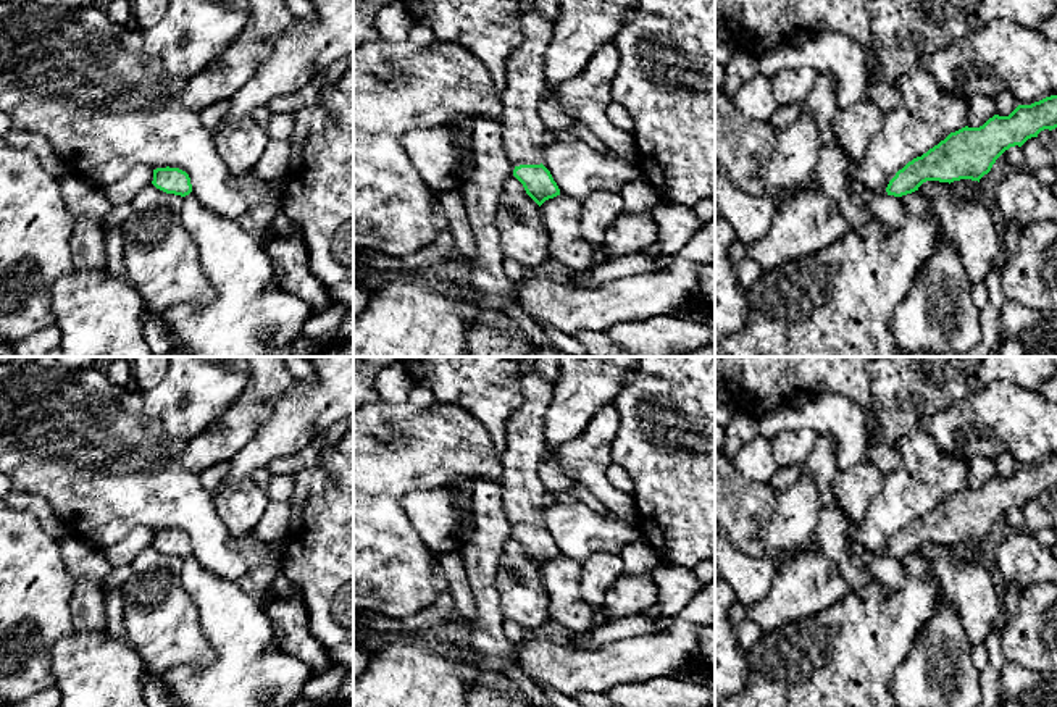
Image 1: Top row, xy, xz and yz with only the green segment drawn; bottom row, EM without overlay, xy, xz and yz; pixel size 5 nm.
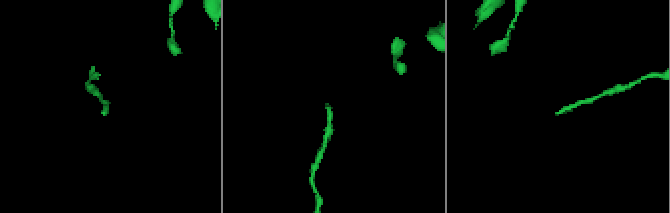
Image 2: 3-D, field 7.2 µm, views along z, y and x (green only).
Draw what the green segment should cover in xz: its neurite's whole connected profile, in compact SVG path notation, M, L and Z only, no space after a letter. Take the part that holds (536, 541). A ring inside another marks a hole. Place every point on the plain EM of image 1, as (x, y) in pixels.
M526 368L520 386L523 400L505 425L507 450L500 457L503 504L510 523L515 526L513 538L541 568L545 562L560 557L550 533L542 526L547 491L537 475L537 468L547 460L549 452L542 425L554 384Z

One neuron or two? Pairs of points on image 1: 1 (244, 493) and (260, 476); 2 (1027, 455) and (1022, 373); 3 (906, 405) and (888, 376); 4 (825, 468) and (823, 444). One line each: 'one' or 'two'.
1: two
2: two
3: one
4: one

